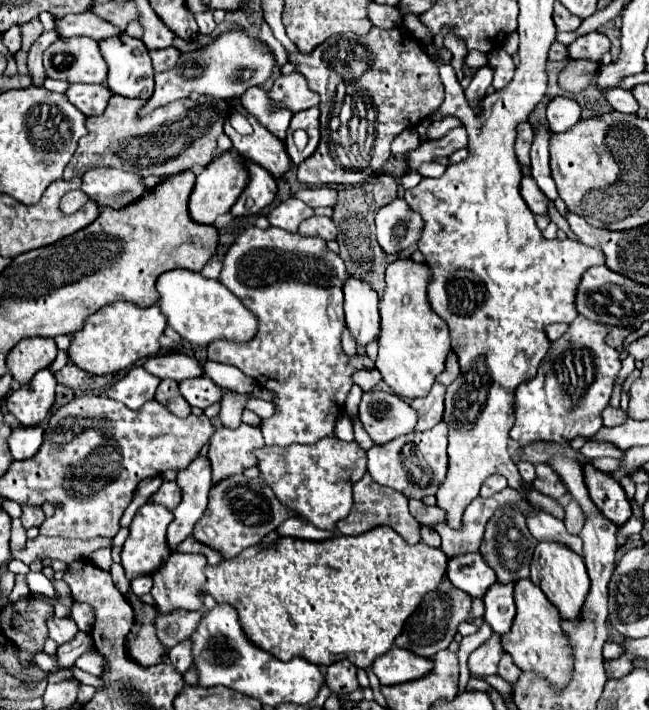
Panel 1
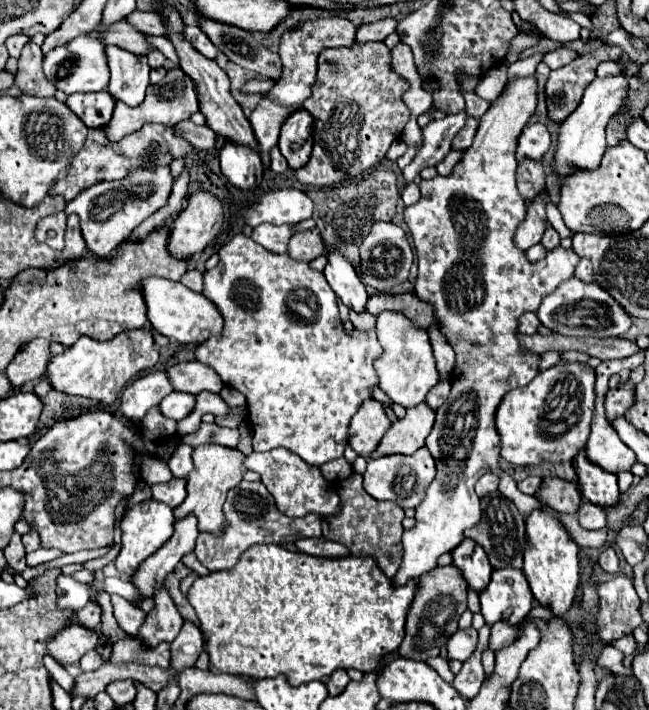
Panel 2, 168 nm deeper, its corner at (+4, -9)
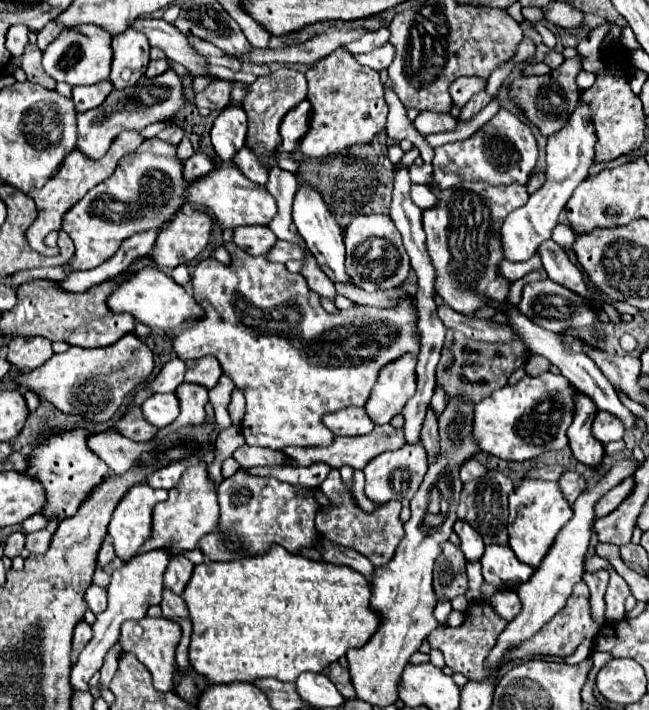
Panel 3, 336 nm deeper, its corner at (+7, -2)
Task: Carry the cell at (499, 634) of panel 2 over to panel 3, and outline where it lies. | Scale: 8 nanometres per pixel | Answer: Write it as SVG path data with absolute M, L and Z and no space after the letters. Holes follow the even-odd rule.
M503 590L503 592L497 592L493 594L491 598L487 598L487 602L491 604L491 608L505 620L505 622L511 622L519 610L521 610L521 602L515 594L515 590Z

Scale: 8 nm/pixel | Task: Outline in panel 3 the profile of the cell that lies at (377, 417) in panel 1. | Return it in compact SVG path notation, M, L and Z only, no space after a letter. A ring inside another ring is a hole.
M343 408L323 416L323 424L335 436L361 436L375 428L375 422L367 416L365 408Z

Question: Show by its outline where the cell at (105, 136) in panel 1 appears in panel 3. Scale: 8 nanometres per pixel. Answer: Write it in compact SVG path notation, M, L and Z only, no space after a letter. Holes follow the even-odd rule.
M125 130L125 132L119 134L119 138L113 140L109 152L107 152L103 158L99 158L99 160L85 158L78 149L73 149L73 152L69 154L69 158L65 158L63 166L55 172L55 176L49 178L49 182L47 182L43 188L33 190L33 192L29 194L29 196L35 200L37 208L39 208L37 222L33 222L33 224L29 226L29 230L25 232L25 236L27 236L27 240L29 240L29 246L31 246L35 252L43 254L43 256L59 254L59 248L49 248L49 246L43 242L43 238L47 236L47 232L59 230L59 228L61 228L61 216L63 216L79 198L83 198L93 186L97 186L101 180L109 178L109 176L113 174L117 162L119 162L125 154L135 152L143 142L145 142L145 138L143 138L137 130Z

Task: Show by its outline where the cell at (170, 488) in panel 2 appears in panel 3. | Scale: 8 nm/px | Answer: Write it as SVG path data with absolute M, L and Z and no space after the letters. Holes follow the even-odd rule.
M175 460L175 462L169 462L167 466L161 466L157 472L153 472L149 478L147 478L147 484L153 486L153 488L163 488L163 490L171 490L177 486L181 474L185 470L185 462L183 460Z

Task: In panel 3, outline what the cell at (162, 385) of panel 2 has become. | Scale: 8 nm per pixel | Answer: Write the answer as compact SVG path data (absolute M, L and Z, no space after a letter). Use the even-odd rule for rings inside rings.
M175 358L167 362L151 382L143 384L143 388L149 392L173 392L183 382L183 374L185 374L185 364L183 360Z

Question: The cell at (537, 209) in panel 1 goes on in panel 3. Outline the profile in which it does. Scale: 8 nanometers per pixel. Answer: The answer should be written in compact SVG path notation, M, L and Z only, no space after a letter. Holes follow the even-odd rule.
M547 240L539 246L539 254L543 260L543 268L547 270L547 276L567 288L577 290L577 294L589 294L589 290L583 284L583 274L579 272L577 266L573 266L567 258L567 254L563 252L563 248L553 242Z

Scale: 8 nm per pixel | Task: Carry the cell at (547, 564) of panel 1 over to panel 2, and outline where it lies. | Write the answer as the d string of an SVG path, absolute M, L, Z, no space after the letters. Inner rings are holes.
M534 509L526 517L526 553L522 571L526 573L538 603L550 607L554 615L562 615L570 609L580 581L578 545L572 541L560 519L550 509Z

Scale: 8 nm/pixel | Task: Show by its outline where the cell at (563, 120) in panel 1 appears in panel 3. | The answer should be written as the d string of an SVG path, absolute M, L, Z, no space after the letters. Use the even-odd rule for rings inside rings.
M501 108L479 132L471 138L445 144L435 148L433 176L437 186L451 188L461 184L461 180L483 180L489 184L525 184L537 164L537 140L531 128L521 122L515 114Z

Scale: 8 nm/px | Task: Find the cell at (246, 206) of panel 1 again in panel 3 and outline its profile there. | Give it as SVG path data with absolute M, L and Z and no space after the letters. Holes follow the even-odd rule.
M225 108L211 128L211 144L223 162L231 162L247 140L247 116L243 108Z

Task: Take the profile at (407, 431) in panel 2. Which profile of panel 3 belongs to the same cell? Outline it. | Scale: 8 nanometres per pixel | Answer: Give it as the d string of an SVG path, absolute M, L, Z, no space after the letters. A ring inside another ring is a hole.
M391 424L375 426L371 434L359 436L359 438L335 438L335 442L327 448L283 448L283 452L291 458L291 466L309 466L315 462L327 462L331 468L341 468L343 464L351 468L365 468L367 462L371 462L375 456L387 452L387 450L397 450L399 446L405 446L405 432L403 428L393 428Z

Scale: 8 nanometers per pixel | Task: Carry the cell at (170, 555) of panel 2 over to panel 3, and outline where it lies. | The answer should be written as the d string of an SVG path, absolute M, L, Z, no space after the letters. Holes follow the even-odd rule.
M151 550L145 554L137 554L131 562L123 564L119 570L113 572L111 584L109 584L109 606L105 612L96 615L93 624L93 638L89 644L83 648L79 654L77 664L71 670L71 686L73 690L87 690L89 678L103 666L103 660L107 652L119 642L121 638L121 624L125 620L141 620L147 614L147 608L153 604L161 602L161 592L163 592L163 570L167 568L171 554L165 550Z

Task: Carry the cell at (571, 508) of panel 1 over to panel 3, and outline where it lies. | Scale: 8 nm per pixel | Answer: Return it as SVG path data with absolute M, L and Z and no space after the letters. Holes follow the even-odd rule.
M629 476L629 478L625 478L625 482L621 482L619 486L615 486L613 490L609 490L597 504L595 504L595 516L597 518L601 518L601 516L607 516L611 510L615 510L621 502L623 502L623 498L631 492L631 486L633 486L633 476Z

